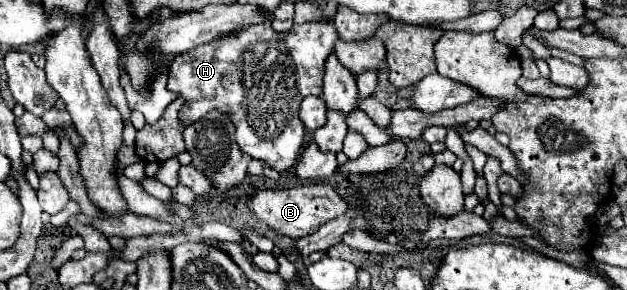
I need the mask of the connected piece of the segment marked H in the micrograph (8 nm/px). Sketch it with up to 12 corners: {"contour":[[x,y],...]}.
{"contour":[[332,18],[176,56],[184,124],[230,112],[242,152],[296,162]]}

